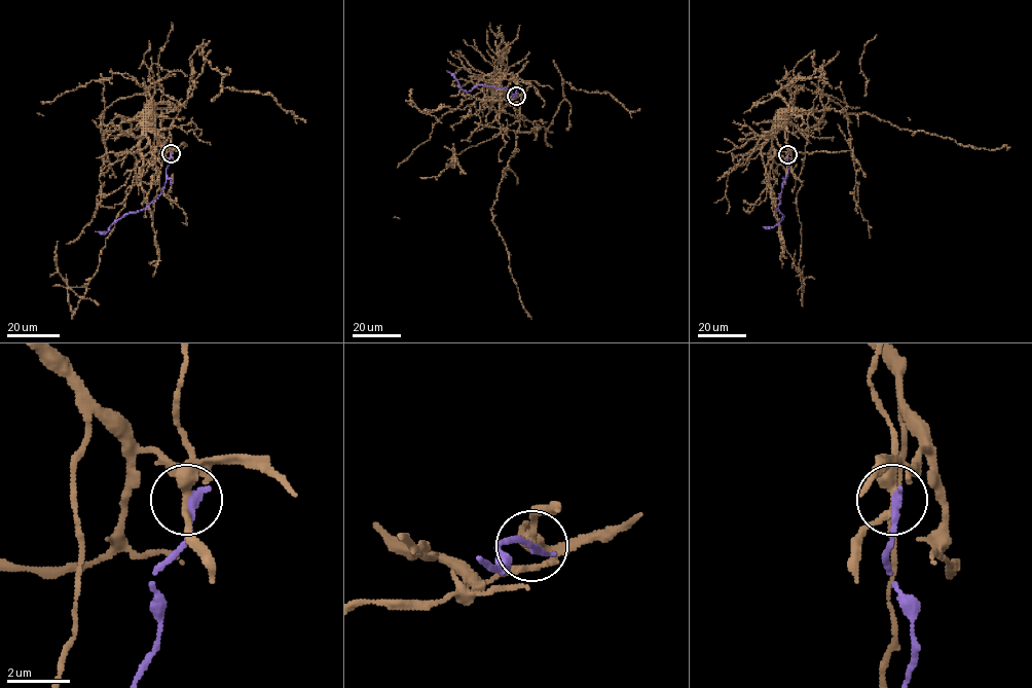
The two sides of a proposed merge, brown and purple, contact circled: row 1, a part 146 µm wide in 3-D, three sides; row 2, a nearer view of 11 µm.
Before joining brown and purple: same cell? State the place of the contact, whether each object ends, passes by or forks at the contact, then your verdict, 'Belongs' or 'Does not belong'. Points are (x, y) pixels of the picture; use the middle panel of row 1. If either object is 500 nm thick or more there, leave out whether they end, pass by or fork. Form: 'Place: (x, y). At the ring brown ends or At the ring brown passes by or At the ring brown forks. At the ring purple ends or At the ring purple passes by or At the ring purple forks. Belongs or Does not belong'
Place: (516, 96). At the ring brown passes by. At the ring purple ends. Does not belong

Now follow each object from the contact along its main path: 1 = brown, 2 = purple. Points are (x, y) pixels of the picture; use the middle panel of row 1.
1: (516, 96), (500, 93), (496, 119), (519, 132), (547, 130), (564, 98), (563, 81), (640, 109)
2: (516, 96), (511, 97), (510, 91), (503, 87), (481, 85), (465, 92), (447, 71)

